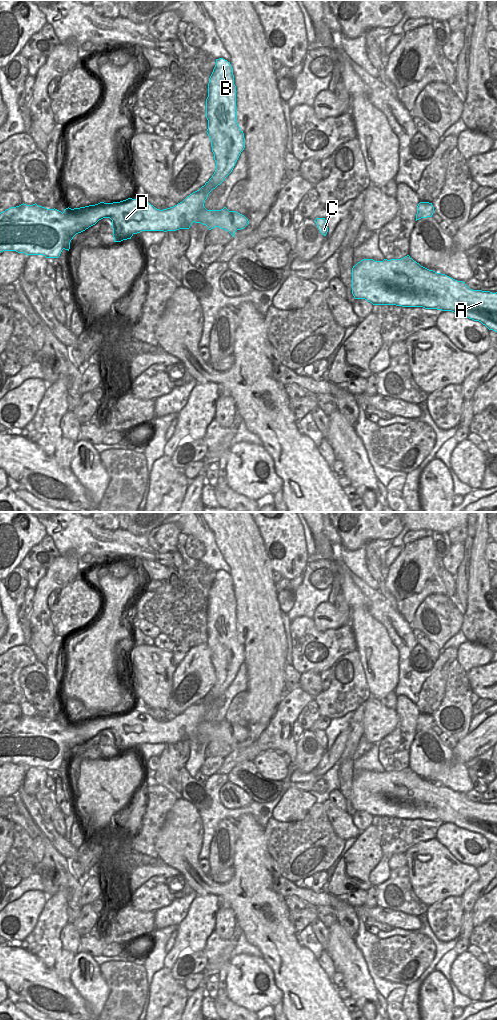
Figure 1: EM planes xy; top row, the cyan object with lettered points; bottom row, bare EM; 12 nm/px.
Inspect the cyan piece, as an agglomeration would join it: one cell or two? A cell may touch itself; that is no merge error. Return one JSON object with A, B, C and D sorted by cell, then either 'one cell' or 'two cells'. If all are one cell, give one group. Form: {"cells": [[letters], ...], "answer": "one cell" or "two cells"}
{"cells": [["A", "B", "C", "D"]], "answer": "one cell"}

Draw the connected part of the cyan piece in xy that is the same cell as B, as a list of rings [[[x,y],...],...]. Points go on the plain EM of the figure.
[[[223,570],[216,571],[209,590],[206,630],[216,682],[204,698],[182,714],[160,722],[143,711],[128,710],[74,721],[68,719],[63,725],[36,715],[23,715],[0,725],[0,765],[16,763],[27,768],[58,770],[63,761],[69,763],[76,746],[103,730],[112,732],[114,754],[131,751],[142,743],[189,741],[193,734],[206,737],[209,742],[219,739],[234,749],[237,742],[249,736],[248,731],[226,719],[221,722],[204,719],[208,706],[232,684],[245,660],[244,645],[237,635],[233,580]]]

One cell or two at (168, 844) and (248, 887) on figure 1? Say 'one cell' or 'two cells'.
one cell

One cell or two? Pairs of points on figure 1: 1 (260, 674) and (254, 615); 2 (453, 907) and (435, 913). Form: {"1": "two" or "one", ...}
{"1": "one", "2": "one"}

